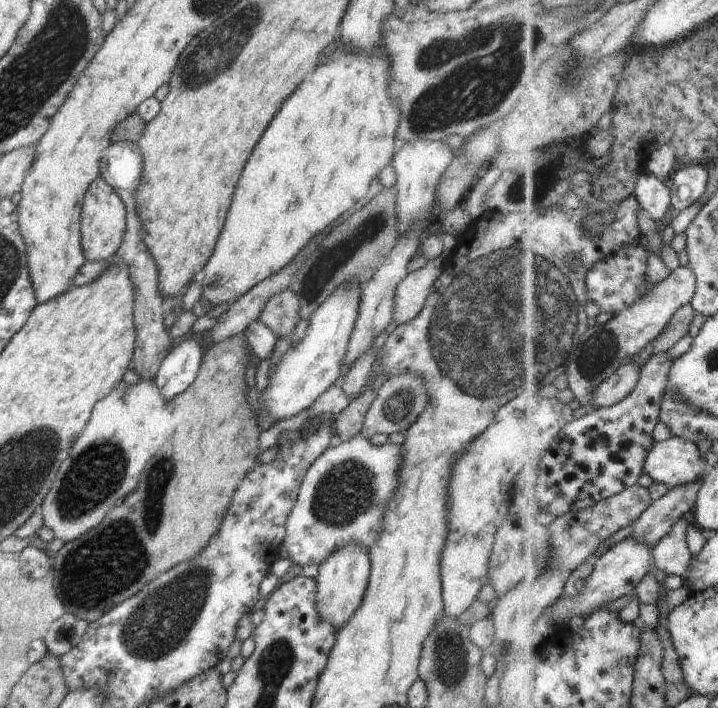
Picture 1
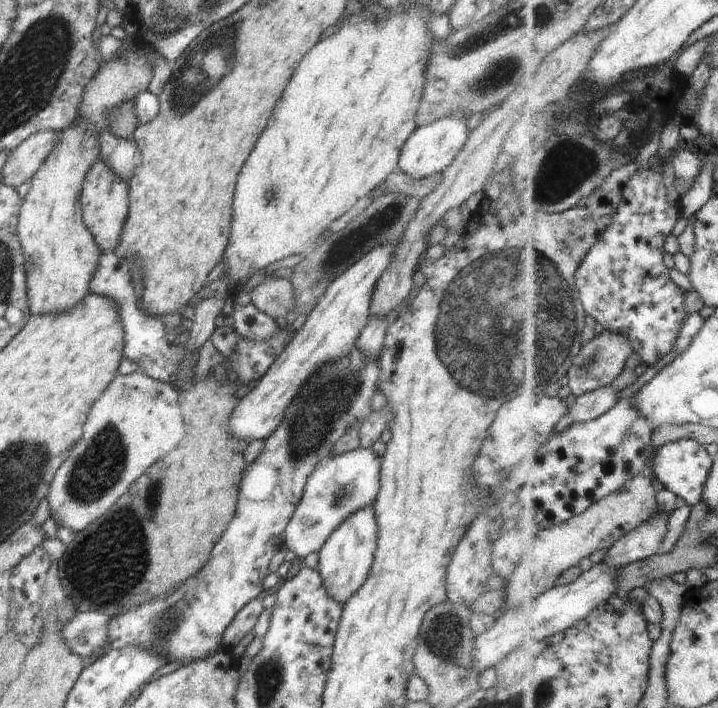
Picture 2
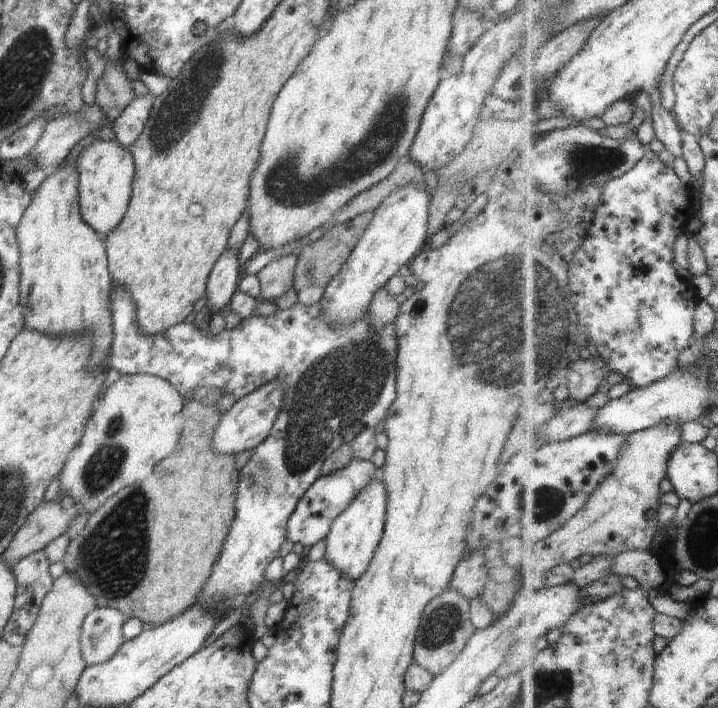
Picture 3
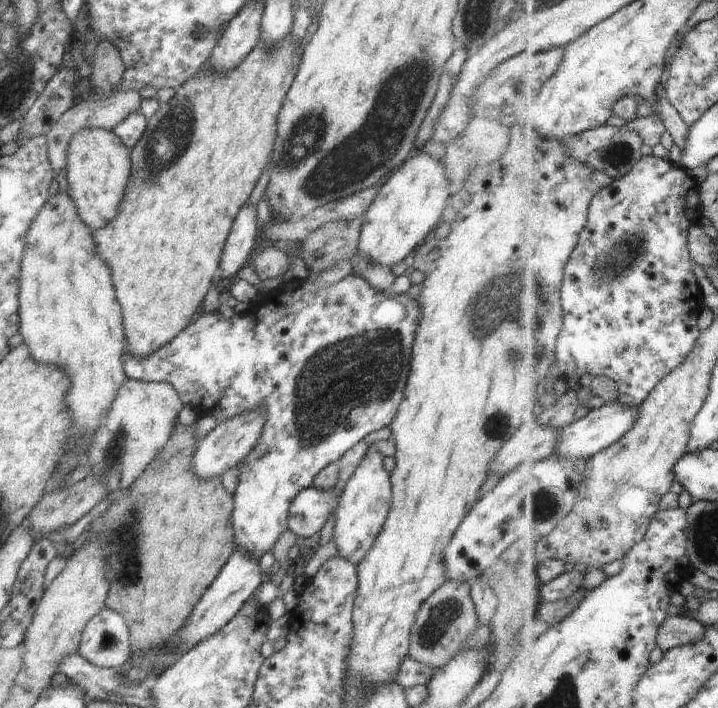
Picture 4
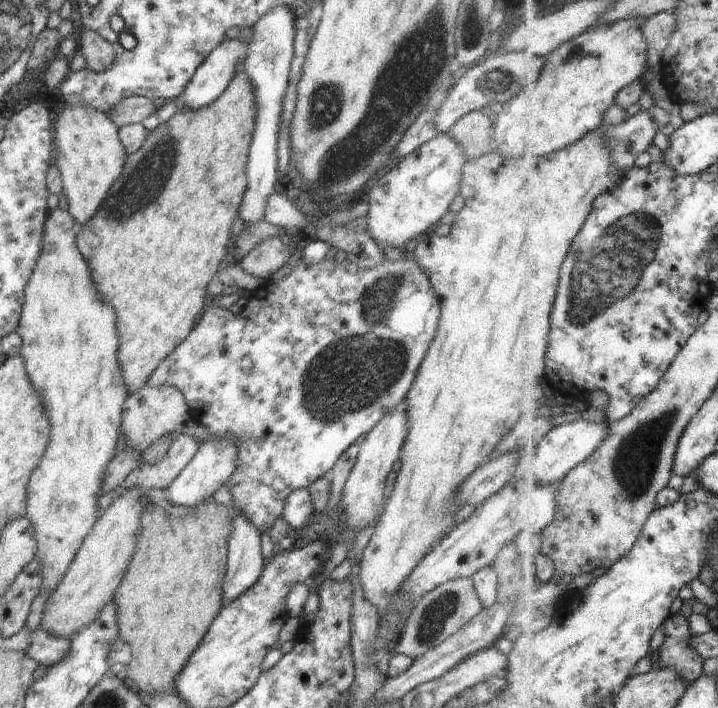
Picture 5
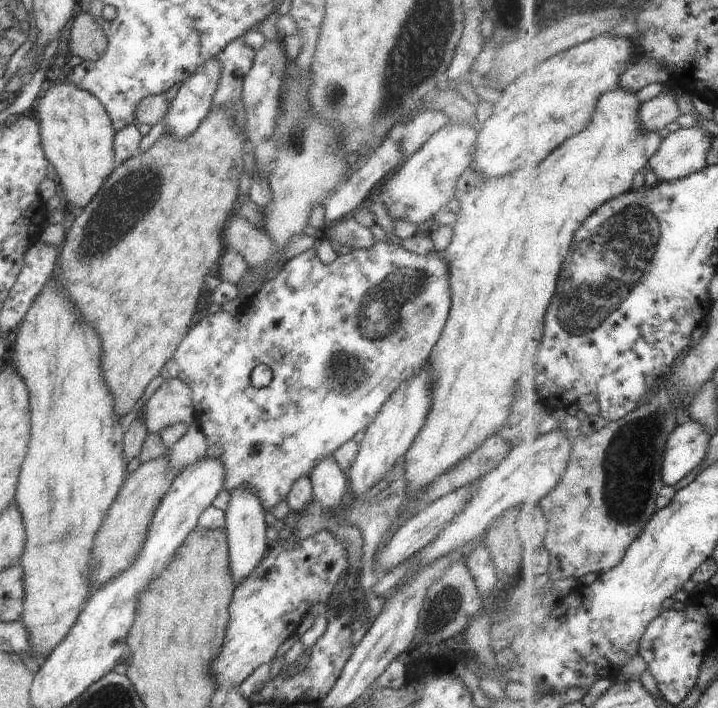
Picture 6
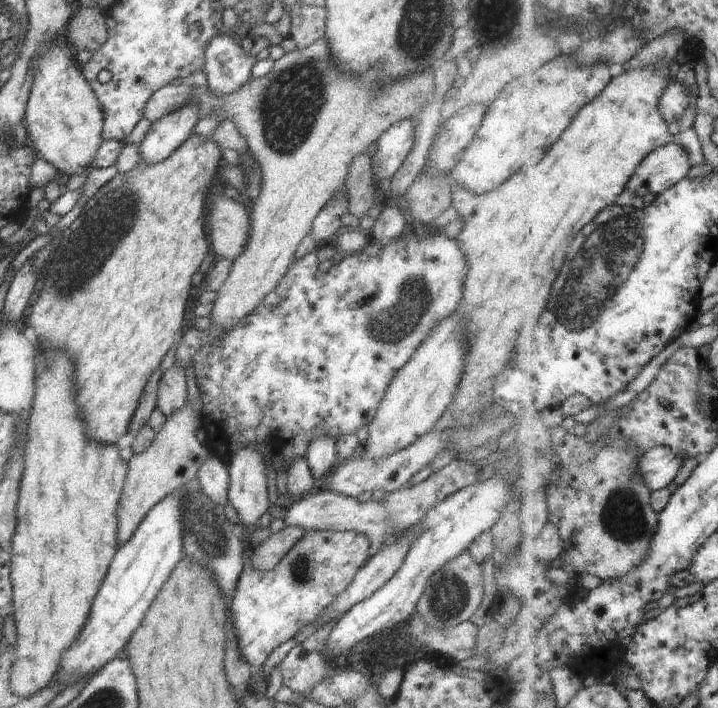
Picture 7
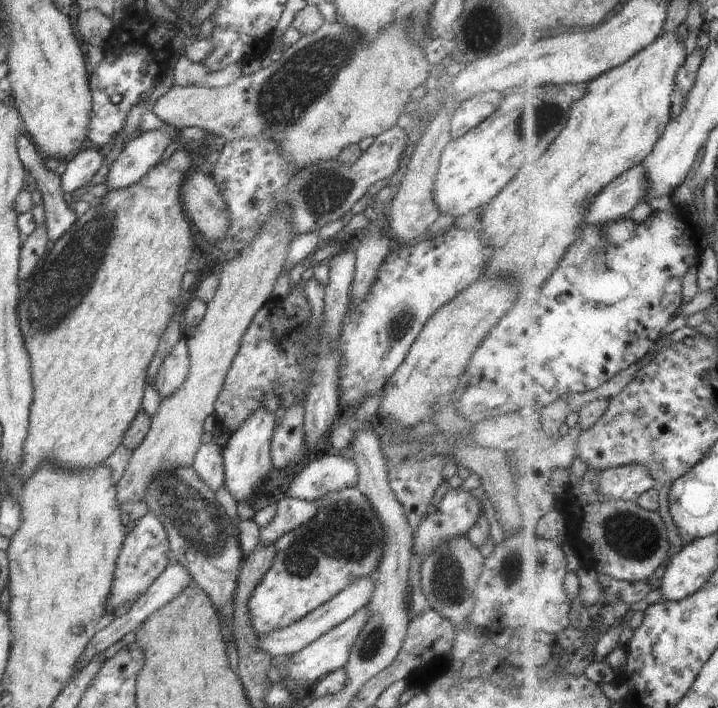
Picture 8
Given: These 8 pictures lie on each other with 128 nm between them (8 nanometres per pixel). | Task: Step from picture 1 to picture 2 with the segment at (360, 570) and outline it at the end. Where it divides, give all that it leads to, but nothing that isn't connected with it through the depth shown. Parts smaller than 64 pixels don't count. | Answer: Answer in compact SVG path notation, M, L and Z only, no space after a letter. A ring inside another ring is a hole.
M372 505L355 511L336 528L319 551L318 573L322 576L326 591L343 606L366 581L377 548L378 526Z

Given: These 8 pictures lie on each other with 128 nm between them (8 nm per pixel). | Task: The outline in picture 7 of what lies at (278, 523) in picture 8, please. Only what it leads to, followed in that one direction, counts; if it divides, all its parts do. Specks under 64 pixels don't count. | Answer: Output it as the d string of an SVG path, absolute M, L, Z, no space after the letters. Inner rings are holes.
M453 460L442 470L432 473L426 480L414 486L398 488L396 491L384 491L384 498L380 502L368 500L360 502L357 497L338 494L338 492L316 489L304 498L294 502L286 514L284 521L287 526L296 526L310 531L352 531L362 534L370 542L370 557L374 556L396 532L404 532L407 528L416 526L431 508L452 496L458 490L474 484L478 479L482 466L478 467L470 460Z

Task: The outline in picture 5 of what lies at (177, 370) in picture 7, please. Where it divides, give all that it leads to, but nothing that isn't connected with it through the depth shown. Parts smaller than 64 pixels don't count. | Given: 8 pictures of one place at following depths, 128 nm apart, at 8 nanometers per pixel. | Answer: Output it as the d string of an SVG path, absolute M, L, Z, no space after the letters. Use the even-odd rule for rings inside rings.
M145 385L141 390L138 390L136 393L130 393L128 394L127 398L125 399L124 405L123 405L123 412L121 413L121 434L124 432L124 436L126 436L127 447L132 447L138 454L139 454L139 460L141 460L140 456L142 453L144 453L154 442L157 442L160 438L163 438L164 436L170 435L172 432L176 431L178 428L181 428L183 425L186 424L190 420L189 416L189 407L186 403L185 397L182 395L182 392L171 385L161 385L156 387L148 387Z

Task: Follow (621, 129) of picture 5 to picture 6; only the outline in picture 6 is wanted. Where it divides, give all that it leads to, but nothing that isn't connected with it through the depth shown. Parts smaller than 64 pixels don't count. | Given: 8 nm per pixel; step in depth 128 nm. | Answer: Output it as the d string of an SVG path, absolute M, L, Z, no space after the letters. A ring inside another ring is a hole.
M670 94L646 101L640 110L640 120L650 132L660 132L680 118L680 104Z

